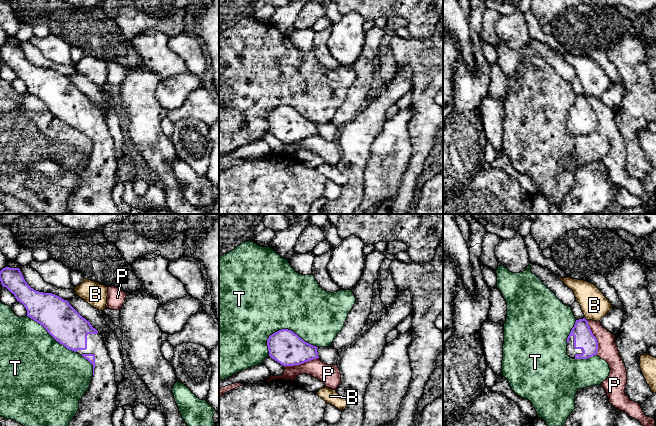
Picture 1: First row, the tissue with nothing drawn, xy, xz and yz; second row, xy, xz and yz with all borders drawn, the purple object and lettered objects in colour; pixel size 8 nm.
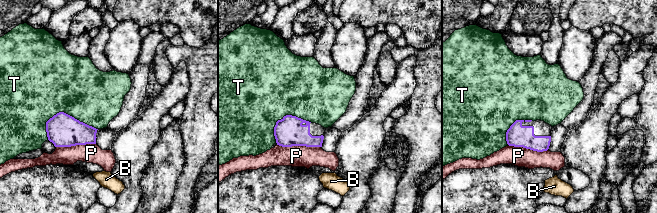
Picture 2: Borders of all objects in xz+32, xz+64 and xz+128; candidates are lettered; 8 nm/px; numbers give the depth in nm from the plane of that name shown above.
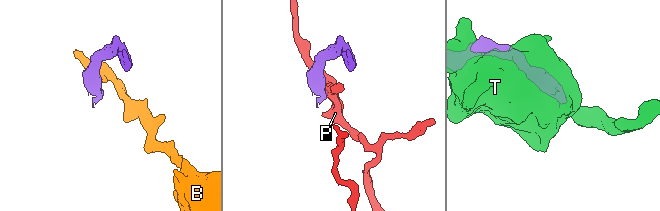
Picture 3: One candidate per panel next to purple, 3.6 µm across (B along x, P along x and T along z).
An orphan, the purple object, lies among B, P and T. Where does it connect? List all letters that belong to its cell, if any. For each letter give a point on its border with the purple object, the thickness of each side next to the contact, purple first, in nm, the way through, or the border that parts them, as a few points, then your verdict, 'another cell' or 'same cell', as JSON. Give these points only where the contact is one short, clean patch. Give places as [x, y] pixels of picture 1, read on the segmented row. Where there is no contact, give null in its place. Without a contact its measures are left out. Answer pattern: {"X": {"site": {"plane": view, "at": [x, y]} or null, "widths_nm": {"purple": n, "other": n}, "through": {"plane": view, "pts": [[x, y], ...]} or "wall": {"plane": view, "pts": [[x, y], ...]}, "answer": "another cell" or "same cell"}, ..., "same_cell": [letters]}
{"B": {"site": {"plane": "yz", "at": [585, 319]}, "widths_nm": {"purple": 160, "other": 220}, "wall": {"plane": "yz", "pts": [[584, 317], [587, 321]]}, "answer": "another cell"}, "P": {"site": {"plane": "xz", "at": [301, 363]}, "widths_nm": {"purple": 280, "other": 160}, "answer": "another cell"}, "T": {"site": {"plane": "xz", "at": [290, 330]}, "widths_nm": {"purple": 280, "other": 460}, "answer": "another cell"}, "same_cell": []}

